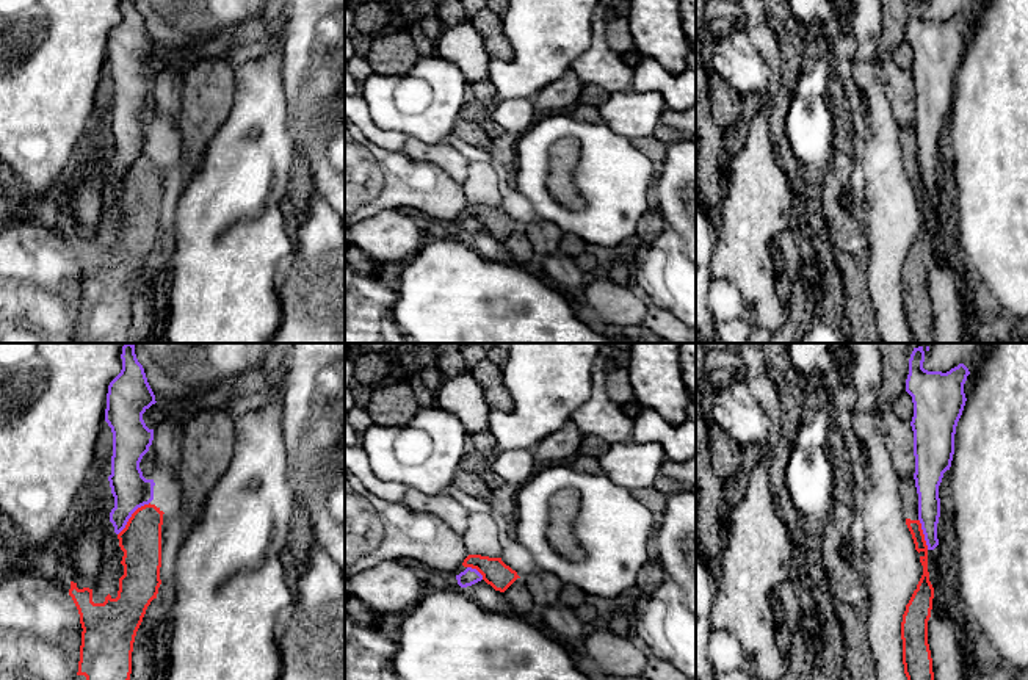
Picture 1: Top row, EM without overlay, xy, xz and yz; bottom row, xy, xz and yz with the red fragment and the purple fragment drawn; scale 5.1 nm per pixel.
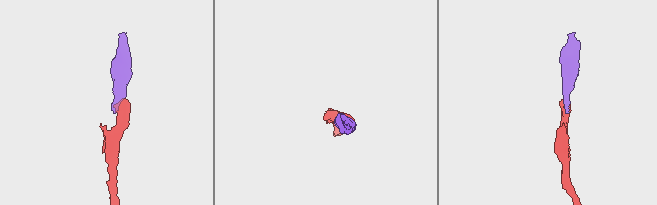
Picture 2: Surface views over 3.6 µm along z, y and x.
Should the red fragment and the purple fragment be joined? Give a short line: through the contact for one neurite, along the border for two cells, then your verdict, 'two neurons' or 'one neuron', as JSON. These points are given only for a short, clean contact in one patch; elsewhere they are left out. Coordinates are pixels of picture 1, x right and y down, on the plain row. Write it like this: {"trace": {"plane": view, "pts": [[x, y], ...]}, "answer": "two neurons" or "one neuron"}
{"trace": {"plane": "xy", "pts": [[149, 151], [132, 163], [118, 184]]}, "answer": "two neurons"}

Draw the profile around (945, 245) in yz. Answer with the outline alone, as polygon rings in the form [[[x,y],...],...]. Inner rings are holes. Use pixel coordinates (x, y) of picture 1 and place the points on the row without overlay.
[[[937,233],[934,237],[934,248],[936,251],[945,259],[947,265],[957,271],[961,274],[961,290],[959,295],[964,301],[964,304],[967,304],[968,299],[968,288],[965,284],[965,265],[962,262],[962,259],[959,257],[957,251],[956,251],[956,240],[951,233]]]

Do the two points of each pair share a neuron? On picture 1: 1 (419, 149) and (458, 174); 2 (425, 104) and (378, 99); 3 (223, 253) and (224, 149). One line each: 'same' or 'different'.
1: same
2: same
3: same

